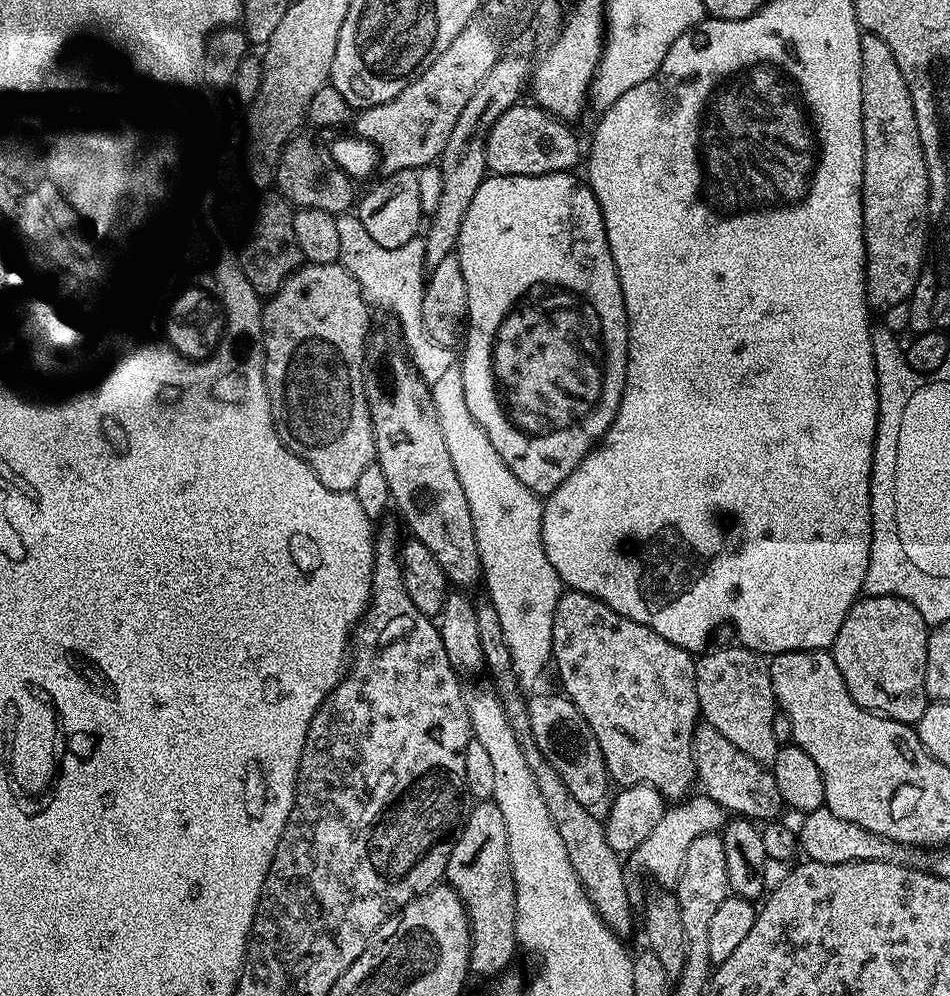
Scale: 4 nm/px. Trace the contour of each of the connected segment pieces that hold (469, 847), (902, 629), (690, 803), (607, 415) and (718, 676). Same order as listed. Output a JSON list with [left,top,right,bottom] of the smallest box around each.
[[447,800,518,978],[830,595,930,725],[636,794,726,886],[454,172,628,498],[696,646,781,766]]

